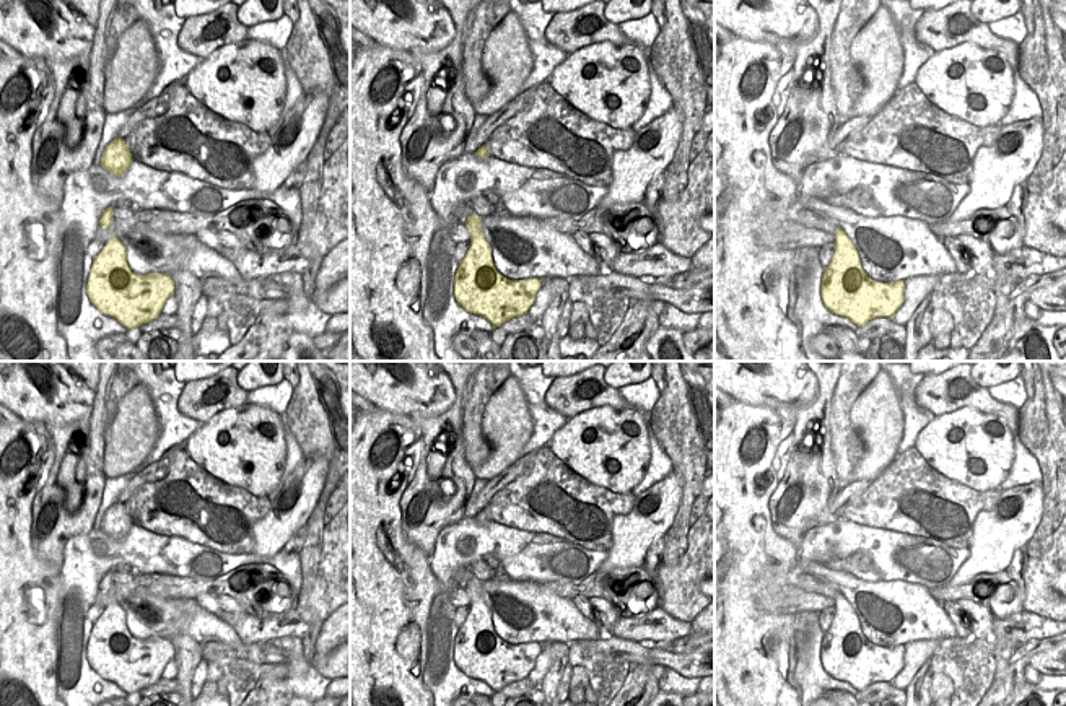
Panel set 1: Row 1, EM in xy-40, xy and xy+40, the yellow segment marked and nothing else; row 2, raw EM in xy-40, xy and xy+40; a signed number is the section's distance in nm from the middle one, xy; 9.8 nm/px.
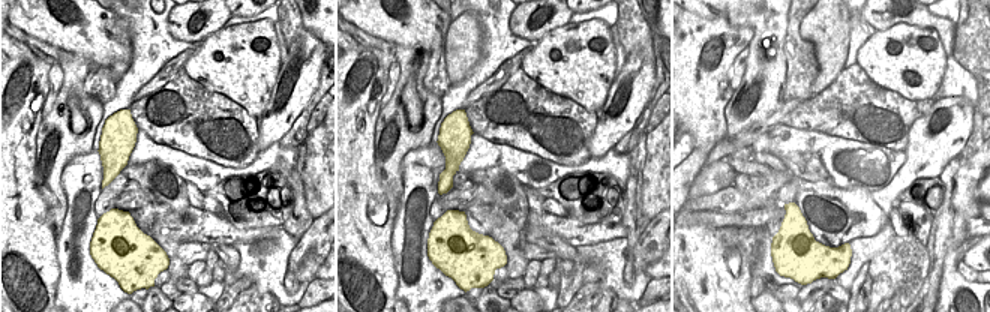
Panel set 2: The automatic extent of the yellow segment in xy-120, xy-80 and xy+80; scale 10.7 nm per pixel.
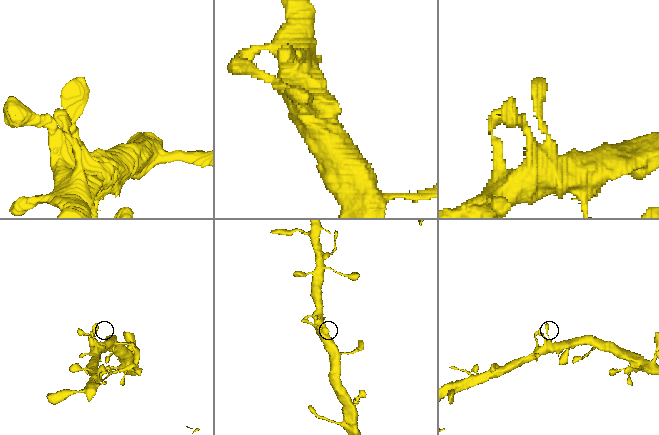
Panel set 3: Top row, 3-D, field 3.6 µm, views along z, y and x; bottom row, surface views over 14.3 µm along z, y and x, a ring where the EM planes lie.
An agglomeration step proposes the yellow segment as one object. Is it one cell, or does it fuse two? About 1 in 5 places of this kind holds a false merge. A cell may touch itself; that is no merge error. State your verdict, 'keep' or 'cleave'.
keep

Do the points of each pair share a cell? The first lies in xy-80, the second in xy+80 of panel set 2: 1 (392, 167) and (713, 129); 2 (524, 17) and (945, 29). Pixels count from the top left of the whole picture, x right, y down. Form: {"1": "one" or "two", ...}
{"1": "two", "2": "one"}

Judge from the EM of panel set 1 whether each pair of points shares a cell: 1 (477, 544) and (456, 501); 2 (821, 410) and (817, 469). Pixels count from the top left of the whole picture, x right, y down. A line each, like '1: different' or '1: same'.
1: different
2: same

